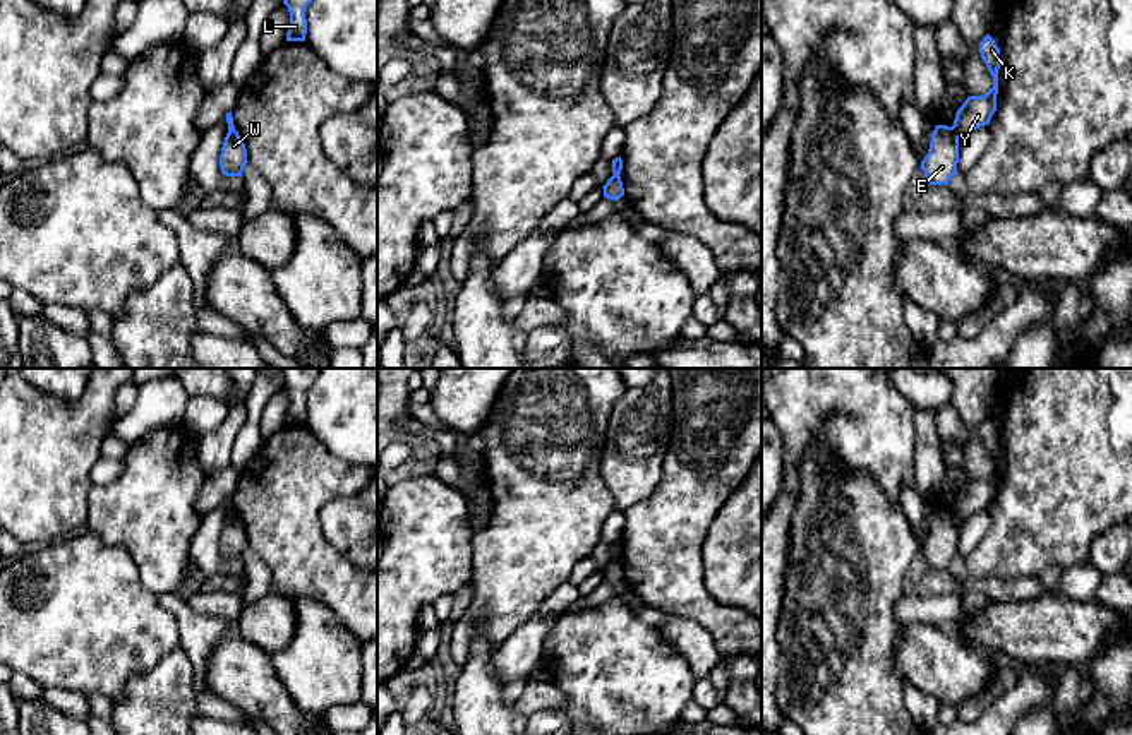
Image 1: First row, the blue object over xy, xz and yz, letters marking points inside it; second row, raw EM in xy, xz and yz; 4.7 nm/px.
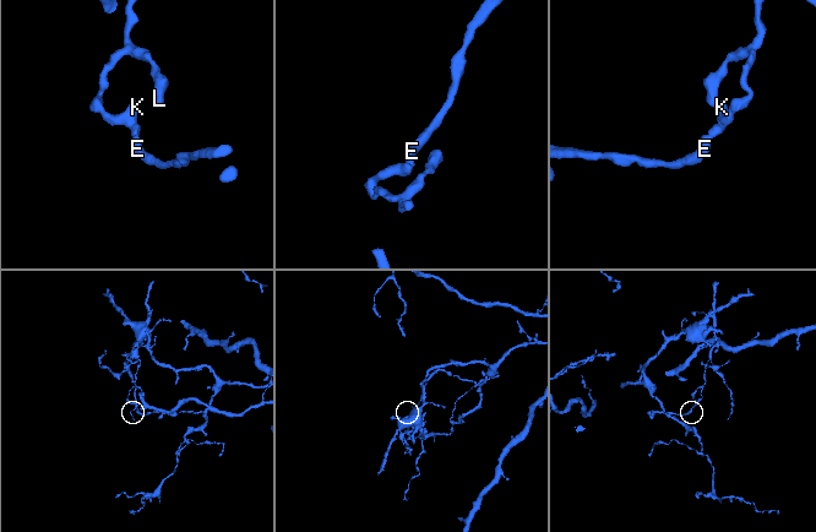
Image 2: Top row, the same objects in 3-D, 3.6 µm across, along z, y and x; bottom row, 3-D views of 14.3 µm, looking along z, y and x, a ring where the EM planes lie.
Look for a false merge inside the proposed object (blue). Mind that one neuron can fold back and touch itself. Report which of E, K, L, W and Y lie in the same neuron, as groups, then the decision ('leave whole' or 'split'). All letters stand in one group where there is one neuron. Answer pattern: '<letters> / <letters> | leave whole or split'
E W / K L Y | split

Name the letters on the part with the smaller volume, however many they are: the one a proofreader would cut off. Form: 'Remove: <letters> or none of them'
Remove: K, L, Y

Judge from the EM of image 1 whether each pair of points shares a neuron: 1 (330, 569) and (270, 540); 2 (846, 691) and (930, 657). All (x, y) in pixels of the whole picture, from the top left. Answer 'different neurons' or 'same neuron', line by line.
1: same neuron
2: different neurons

